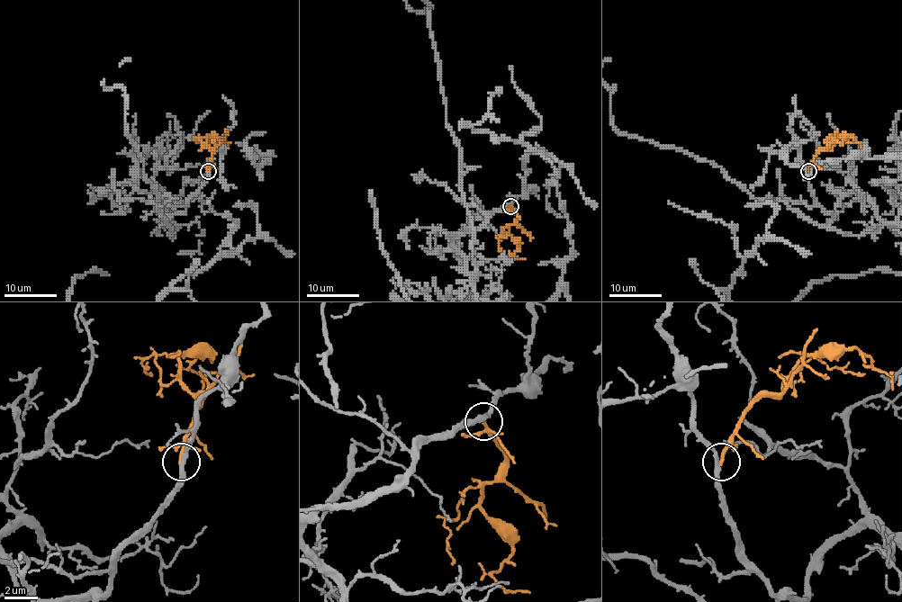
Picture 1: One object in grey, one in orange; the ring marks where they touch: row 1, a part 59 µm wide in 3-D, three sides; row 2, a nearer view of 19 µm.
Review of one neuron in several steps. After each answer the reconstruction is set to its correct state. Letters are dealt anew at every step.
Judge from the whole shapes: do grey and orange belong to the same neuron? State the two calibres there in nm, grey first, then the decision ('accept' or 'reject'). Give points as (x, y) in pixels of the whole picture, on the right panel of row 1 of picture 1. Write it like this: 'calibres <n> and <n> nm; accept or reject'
calibres 240 and 220 nm; accept

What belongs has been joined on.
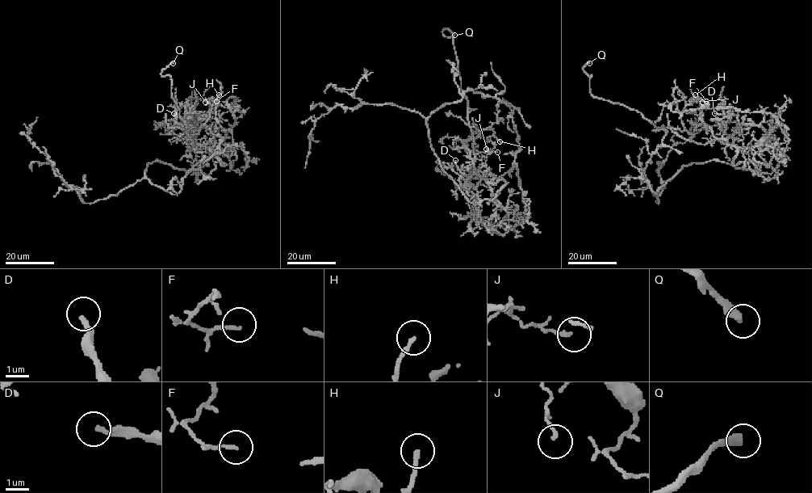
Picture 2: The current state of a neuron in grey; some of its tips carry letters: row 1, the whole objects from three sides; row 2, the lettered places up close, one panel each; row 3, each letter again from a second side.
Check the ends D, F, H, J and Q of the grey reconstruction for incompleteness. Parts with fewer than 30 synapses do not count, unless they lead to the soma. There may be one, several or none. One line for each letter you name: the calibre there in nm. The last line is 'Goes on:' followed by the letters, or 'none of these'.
D: Thickness 220 nm
Q: Thickness 360 nm
Goes on: D, Q

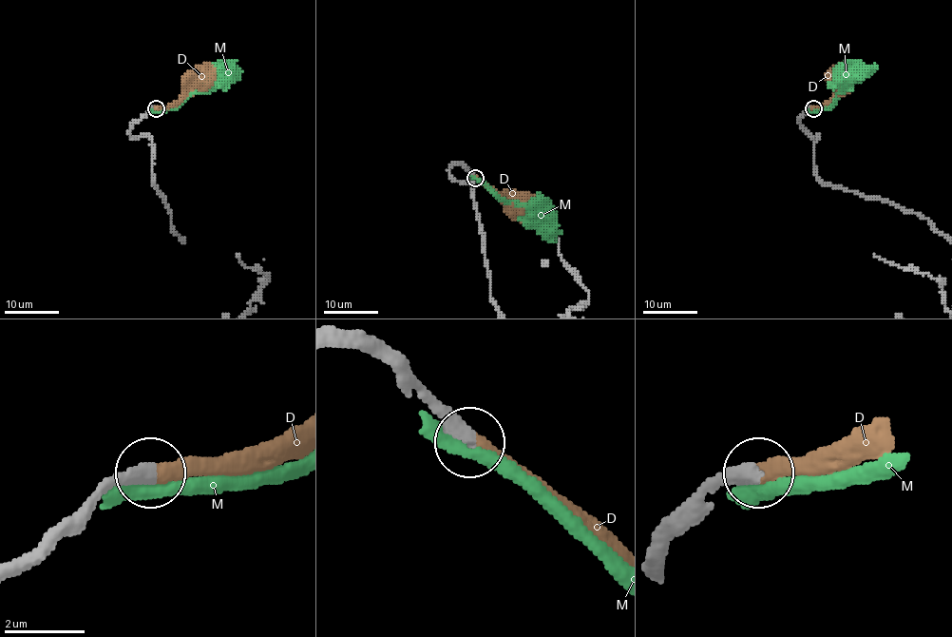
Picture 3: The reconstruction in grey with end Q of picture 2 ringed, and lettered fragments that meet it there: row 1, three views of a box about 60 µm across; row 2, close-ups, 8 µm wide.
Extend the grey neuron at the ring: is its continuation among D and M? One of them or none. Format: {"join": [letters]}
{"join": ["D"]}

